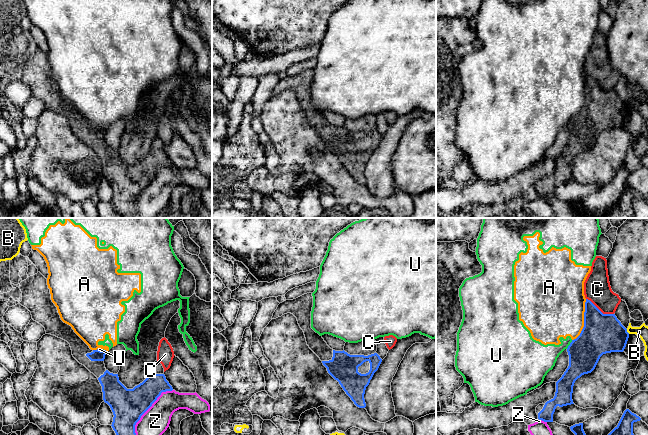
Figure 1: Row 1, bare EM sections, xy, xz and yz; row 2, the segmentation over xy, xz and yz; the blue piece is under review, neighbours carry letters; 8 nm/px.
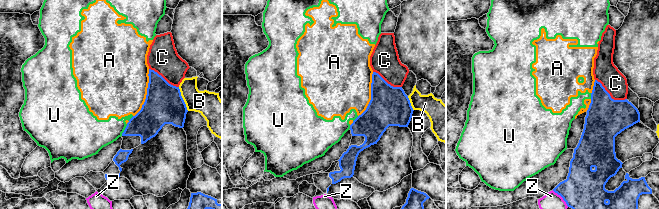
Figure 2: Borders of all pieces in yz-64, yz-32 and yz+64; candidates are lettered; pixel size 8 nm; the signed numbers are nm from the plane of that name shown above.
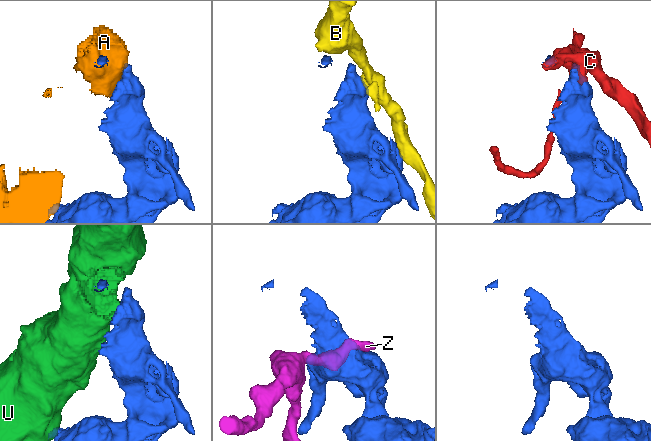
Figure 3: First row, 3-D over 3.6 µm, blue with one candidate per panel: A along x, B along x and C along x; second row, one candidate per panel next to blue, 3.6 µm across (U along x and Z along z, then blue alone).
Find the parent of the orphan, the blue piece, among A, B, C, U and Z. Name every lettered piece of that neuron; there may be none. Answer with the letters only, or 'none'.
none

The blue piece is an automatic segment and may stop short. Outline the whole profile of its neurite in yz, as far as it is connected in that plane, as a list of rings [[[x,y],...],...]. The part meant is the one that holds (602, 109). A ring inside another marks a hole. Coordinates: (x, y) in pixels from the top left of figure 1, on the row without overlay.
[[[586,75],[584,103],[580,111],[567,124],[569,142],[556,158],[553,175],[536,183],[538,195],[553,198],[557,182],[574,180],[572,176],[575,157],[591,149],[600,133],[611,128],[623,128],[629,109],[615,90],[603,90],[590,76]]]

